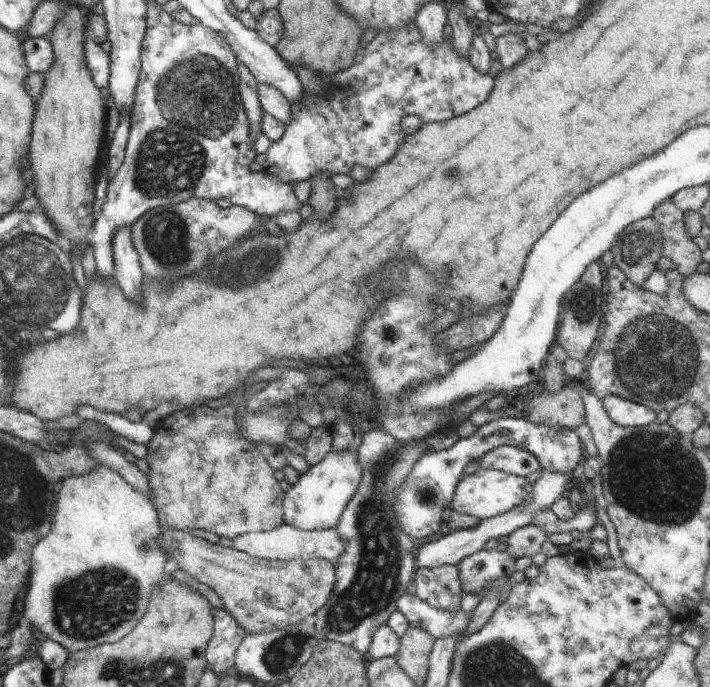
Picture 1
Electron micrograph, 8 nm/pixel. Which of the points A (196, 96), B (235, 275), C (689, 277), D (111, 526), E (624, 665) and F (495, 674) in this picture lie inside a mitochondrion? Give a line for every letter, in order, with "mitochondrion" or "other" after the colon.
A: mitochondrion
B: mitochondrion
C: other
D: other
E: other
F: mitochondrion

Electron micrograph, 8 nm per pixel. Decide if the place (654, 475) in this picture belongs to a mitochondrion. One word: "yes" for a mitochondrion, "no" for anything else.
yes

